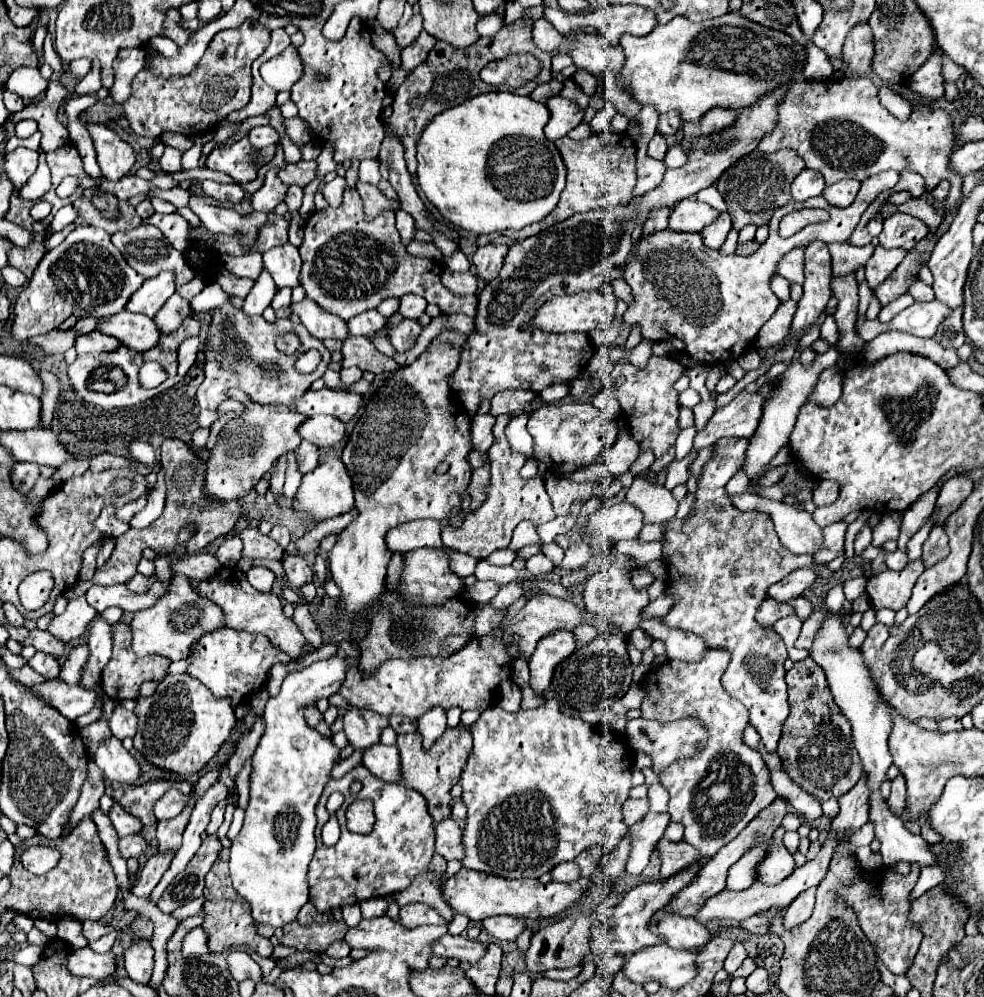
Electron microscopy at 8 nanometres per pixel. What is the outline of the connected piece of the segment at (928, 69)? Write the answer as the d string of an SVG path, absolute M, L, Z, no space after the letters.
M936 48L932 58L928 58L928 62L916 70L916 74L912 74L910 78L910 88L930 100L936 100L940 96L944 96L944 78L940 74L940 58L942 52Z

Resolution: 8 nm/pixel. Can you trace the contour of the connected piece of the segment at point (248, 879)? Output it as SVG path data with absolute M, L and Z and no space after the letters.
M334 654L326 660L314 662L312 666L288 674L282 690L278 696L270 698L264 708L264 722L266 730L262 734L262 740L252 756L252 784L250 784L250 804L246 808L246 818L242 824L242 830L232 840L230 848L230 878L236 888L236 892L246 898L246 902L252 908L252 918L262 924L270 924L274 928L282 928L288 922L296 920L296 914L300 908L308 902L308 864L312 860L316 840L314 840L314 828L316 828L316 804L320 800L320 794L330 780L330 770L336 766L336 760L340 756L340 750L332 744L330 738L320 736L320 732L308 728L304 722L304 708L308 704L314 704L322 698L330 698L336 694L346 678L348 670L348 656Z

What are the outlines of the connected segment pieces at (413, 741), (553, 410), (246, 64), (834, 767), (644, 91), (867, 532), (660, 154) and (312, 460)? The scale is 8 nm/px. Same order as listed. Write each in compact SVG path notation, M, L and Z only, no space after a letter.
M458 724L456 728L448 726L446 732L428 750L422 746L422 736L418 730L412 734L398 736L396 746L400 750L400 772L402 772L400 784L414 788L426 798L428 812L434 818L434 822L440 822L440 818L450 816L450 808L448 808L448 802L452 800L450 790L454 784L458 784L460 768L464 766L464 758L468 758L472 748L470 726L464 726L464 724Z
M588 402L542 406L530 414L526 428L534 438L534 454L554 474L572 474L578 468L590 466L600 456L600 452L618 436L616 422L608 420L604 412Z
M248 20L236 30L218 32L212 38L212 42L210 42L208 50L204 52L202 60L198 62L198 66L194 68L194 72L184 76L184 78L166 80L166 78L152 76L148 70L140 70L132 80L130 98L122 104L124 114L126 114L132 130L138 136L146 136L146 138L158 138L166 130L182 132L182 134L186 134L190 138L208 134L210 130L214 130L220 124L220 118L226 118L230 112L236 112L236 110L240 110L240 108L244 108L248 104L250 86L252 86L250 66L258 56L264 54L264 50L268 48L268 42L270 42L270 30L266 26L262 26L260 22L256 22L256 20Z
M812 660L794 662L786 672L790 716L778 742L778 756L790 780L820 802L846 794L862 778L862 762L852 746L852 726L832 698L822 668Z
M738 12L704 20L700 24L676 16L668 24L658 24L648 36L636 38L624 34L620 38L620 46L626 56L624 66L616 76L620 86L626 92L630 92L638 104L642 106L650 104L656 108L658 114L676 110L684 122L698 122L700 114L704 114L704 110L710 110L712 106L724 106L724 108L750 106L752 102L756 102L760 94L766 94L766 90L774 90L776 86L784 86L792 78L796 78L804 70L804 60L806 60L804 46L792 42L788 34L780 34L772 28L750 22Z
M868 526L868 528L862 528L862 530L858 532L856 540L854 540L854 550L856 550L856 554L862 554L862 550L864 550L866 546L870 546L870 544L872 544L872 528Z
M654 134L654 138L648 144L648 156L656 158L656 160L662 160L666 156L666 150L668 150L666 138L662 134Z
M302 442L302 444L298 446L296 454L298 454L298 470L300 470L302 474L306 474L306 472L310 472L310 470L314 470L314 468L318 466L320 450L318 450L314 444Z

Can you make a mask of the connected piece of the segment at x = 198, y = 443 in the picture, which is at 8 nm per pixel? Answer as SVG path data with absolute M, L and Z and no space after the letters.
M198 427L191 439L191 444L195 449L202 449L206 445L206 442L208 440L210 434L210 430L208 428L202 428Z

